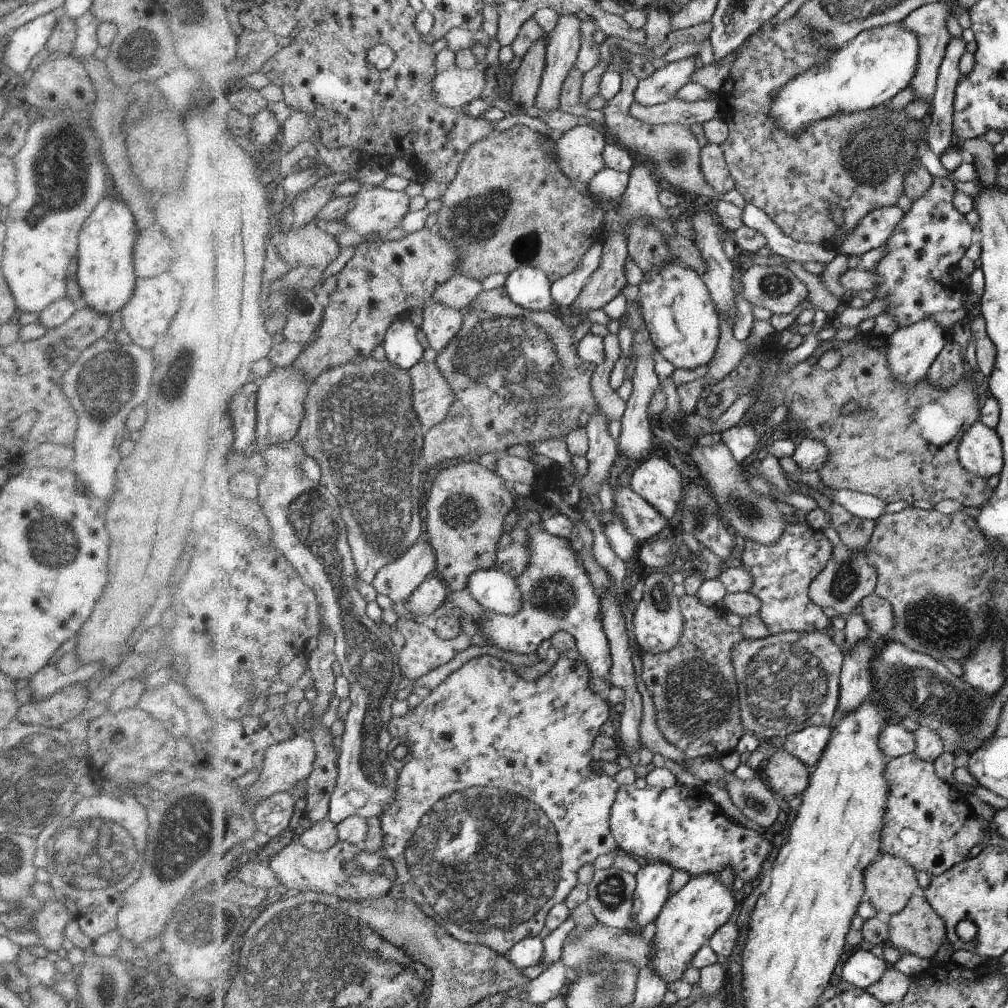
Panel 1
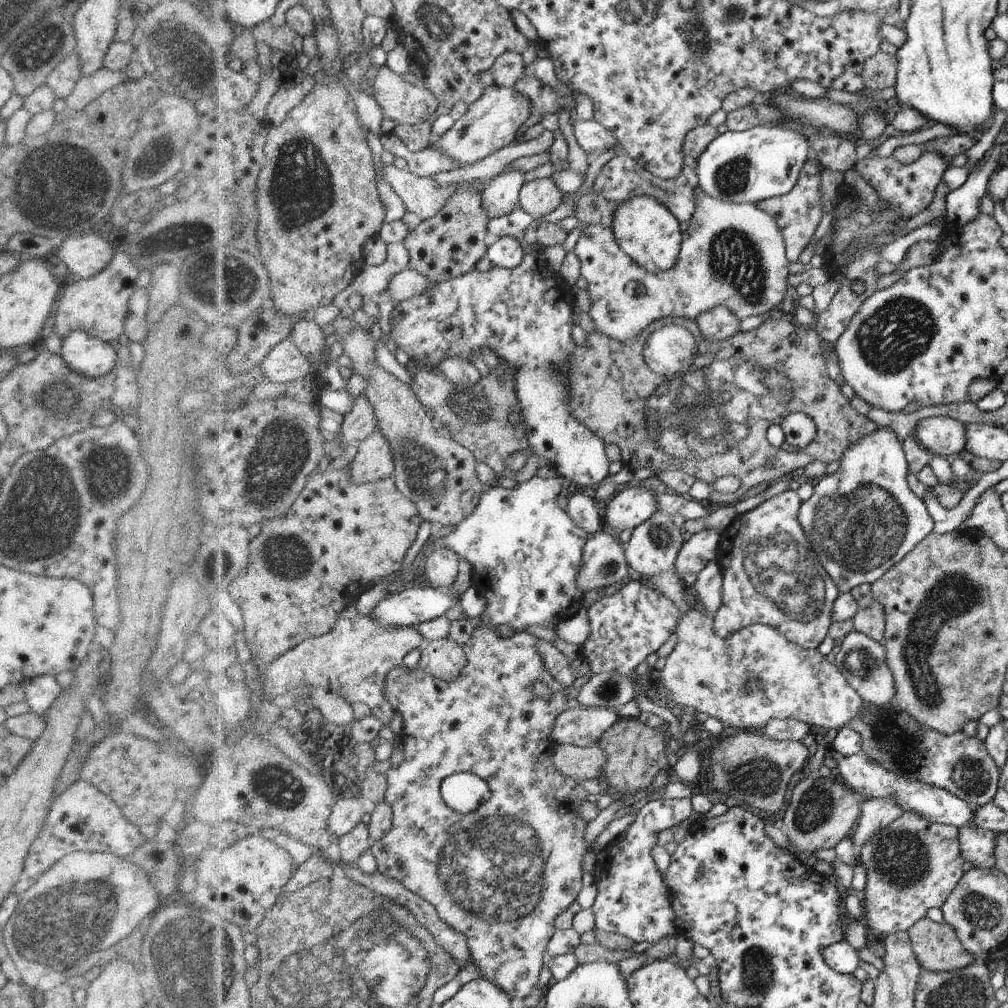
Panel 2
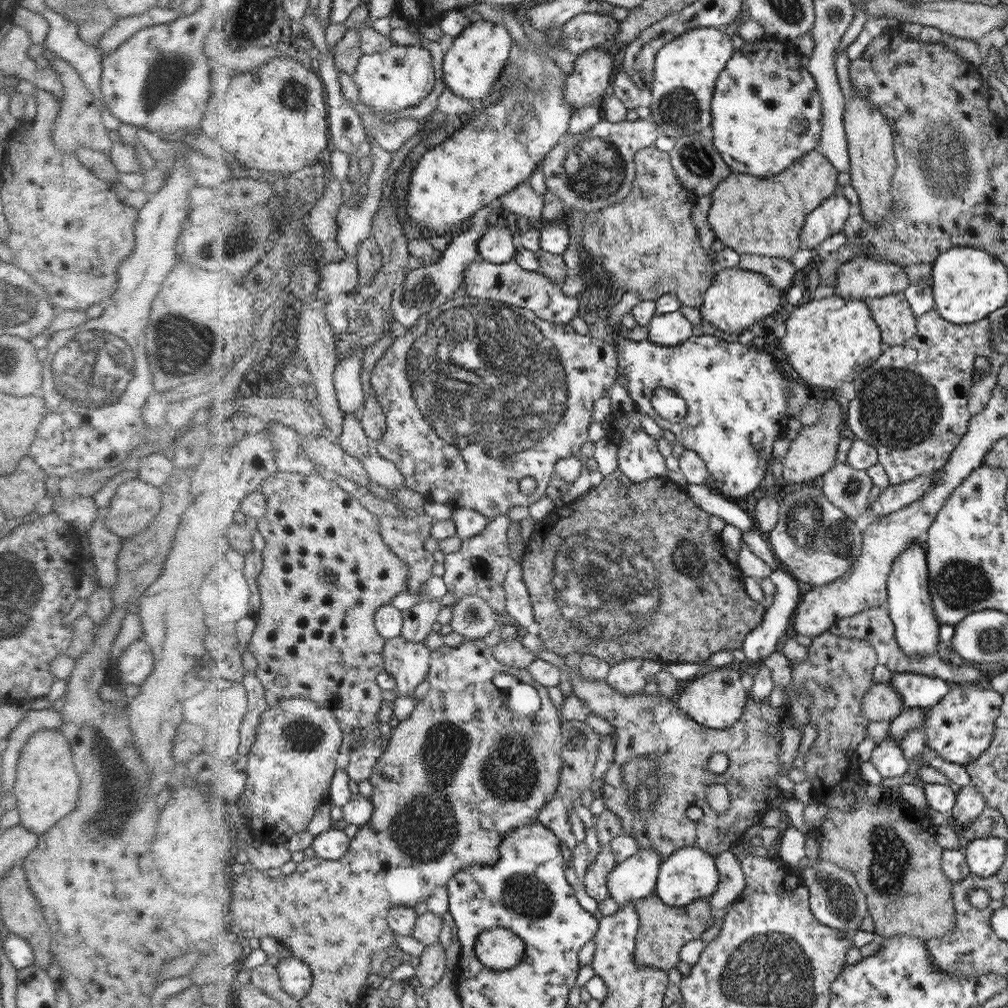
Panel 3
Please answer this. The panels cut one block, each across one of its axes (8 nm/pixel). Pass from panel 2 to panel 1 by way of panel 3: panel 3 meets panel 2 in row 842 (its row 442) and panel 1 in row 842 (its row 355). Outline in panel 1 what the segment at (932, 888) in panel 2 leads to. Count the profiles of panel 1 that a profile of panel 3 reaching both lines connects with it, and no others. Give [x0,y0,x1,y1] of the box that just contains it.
[881,753,991,876]

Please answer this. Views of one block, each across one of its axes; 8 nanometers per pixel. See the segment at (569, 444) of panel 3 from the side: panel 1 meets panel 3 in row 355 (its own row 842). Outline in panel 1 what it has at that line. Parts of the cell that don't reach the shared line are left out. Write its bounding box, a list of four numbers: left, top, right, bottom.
[381,656,619,956]

